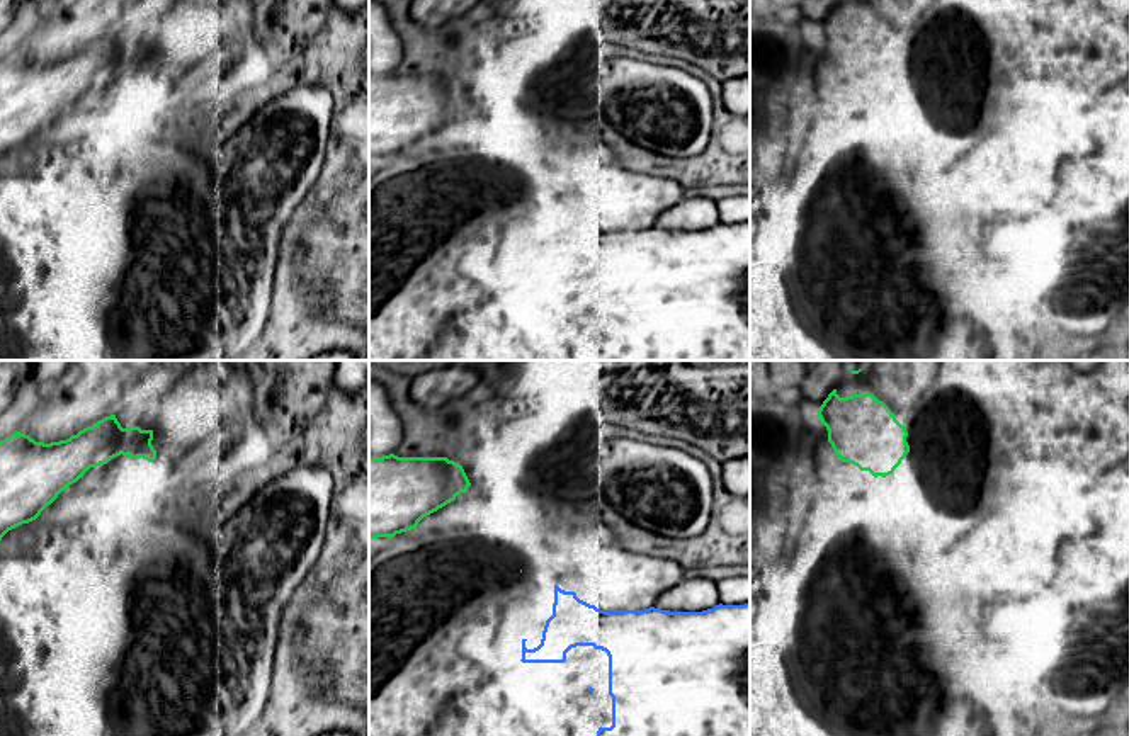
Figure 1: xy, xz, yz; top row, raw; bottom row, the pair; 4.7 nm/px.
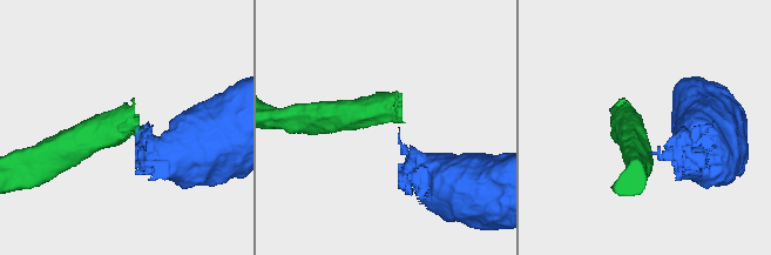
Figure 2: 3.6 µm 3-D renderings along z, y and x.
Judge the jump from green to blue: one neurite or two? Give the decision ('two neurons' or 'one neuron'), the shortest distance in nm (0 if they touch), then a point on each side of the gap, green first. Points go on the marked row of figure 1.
two neurons | 460 nm | xz (465, 492), (521, 570)

